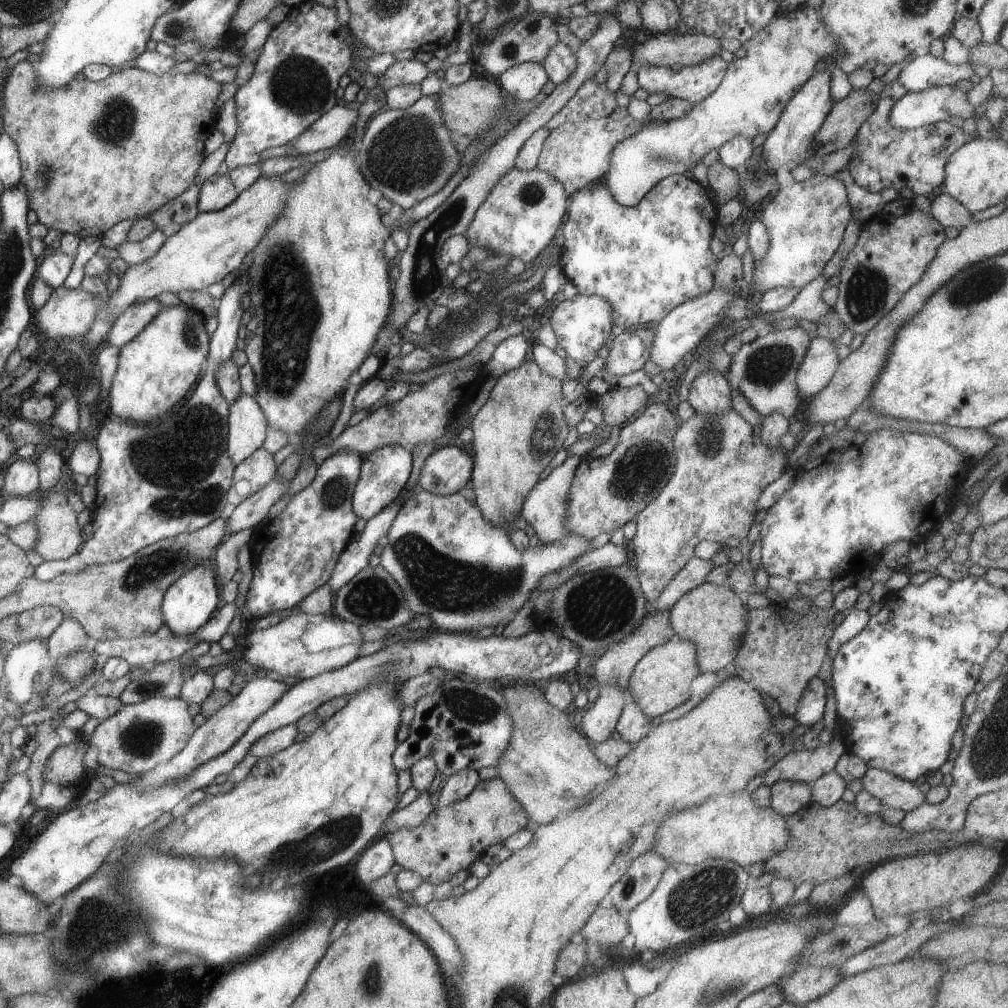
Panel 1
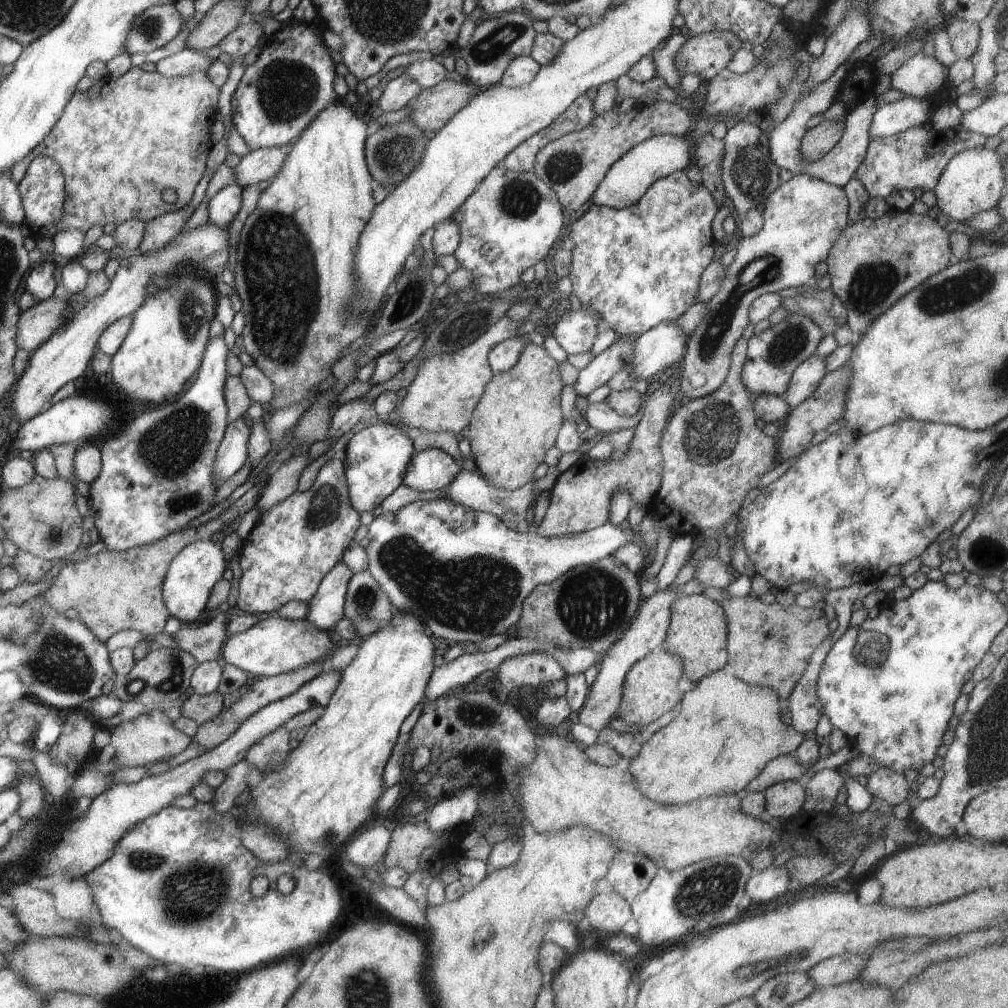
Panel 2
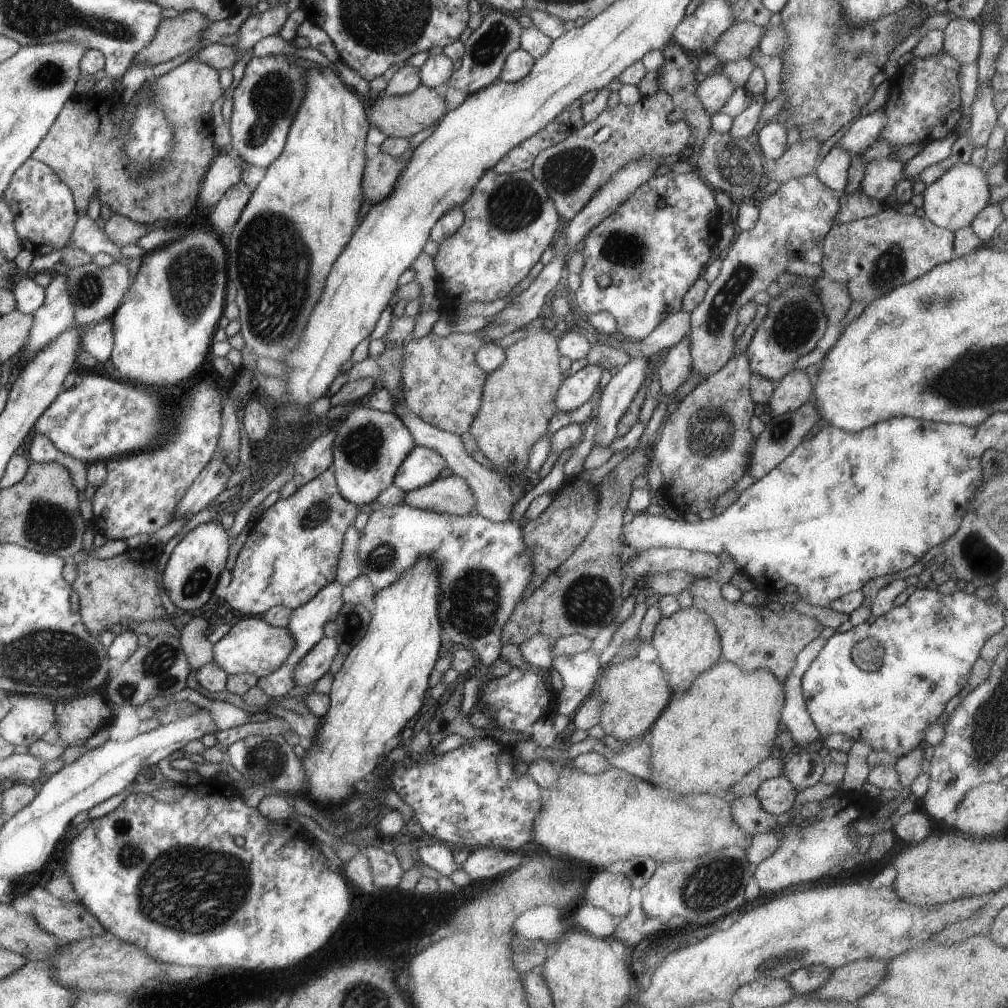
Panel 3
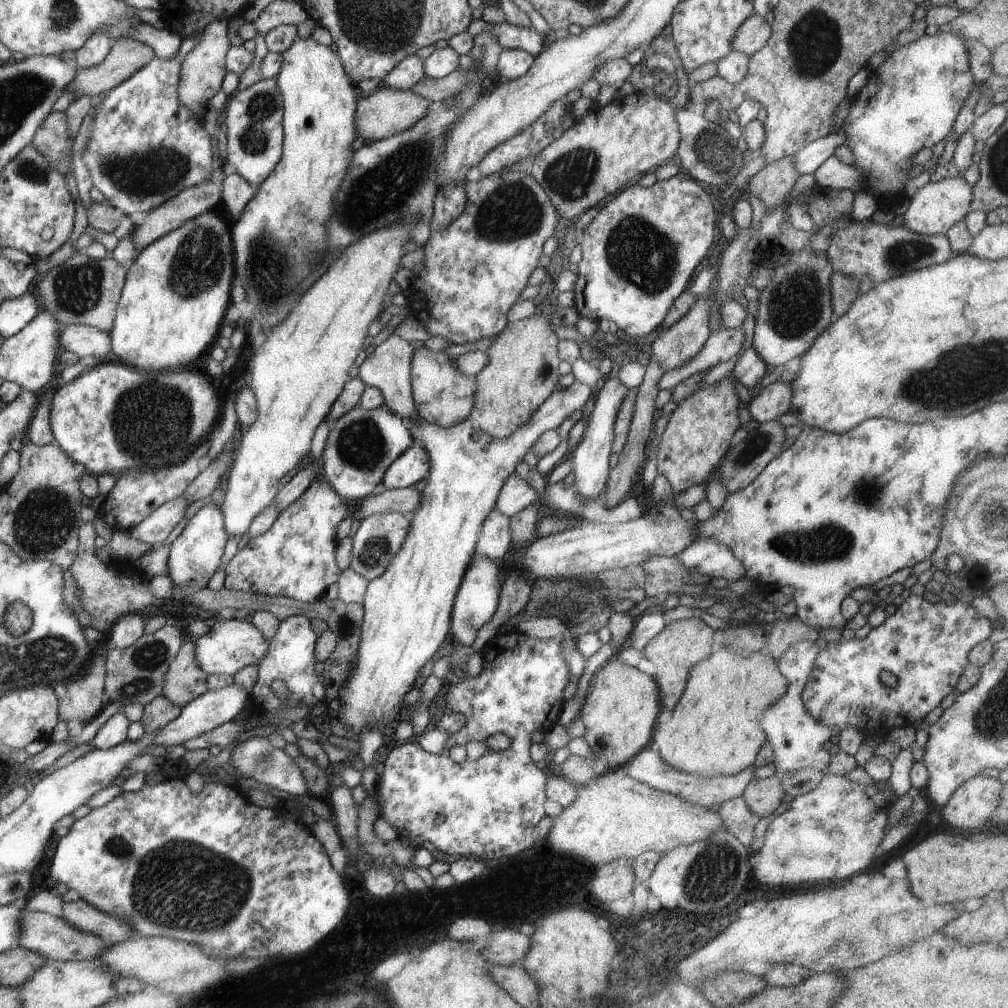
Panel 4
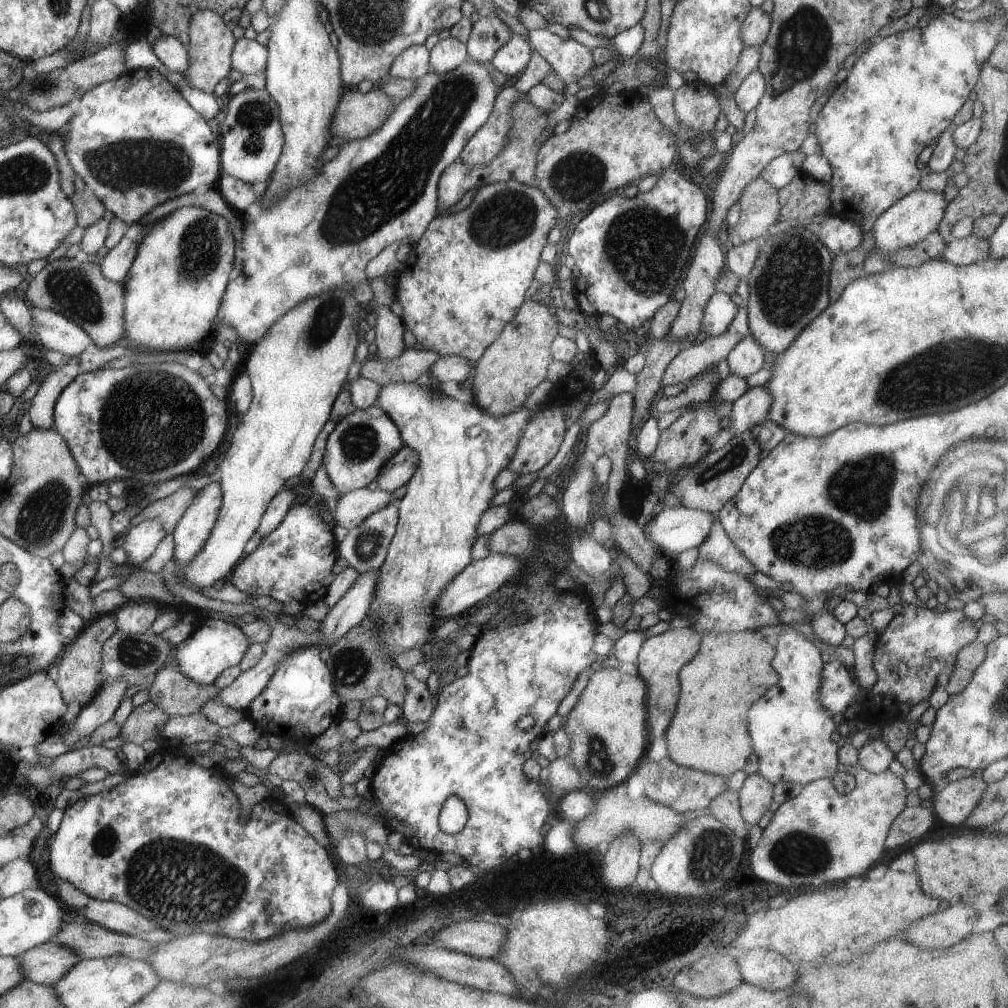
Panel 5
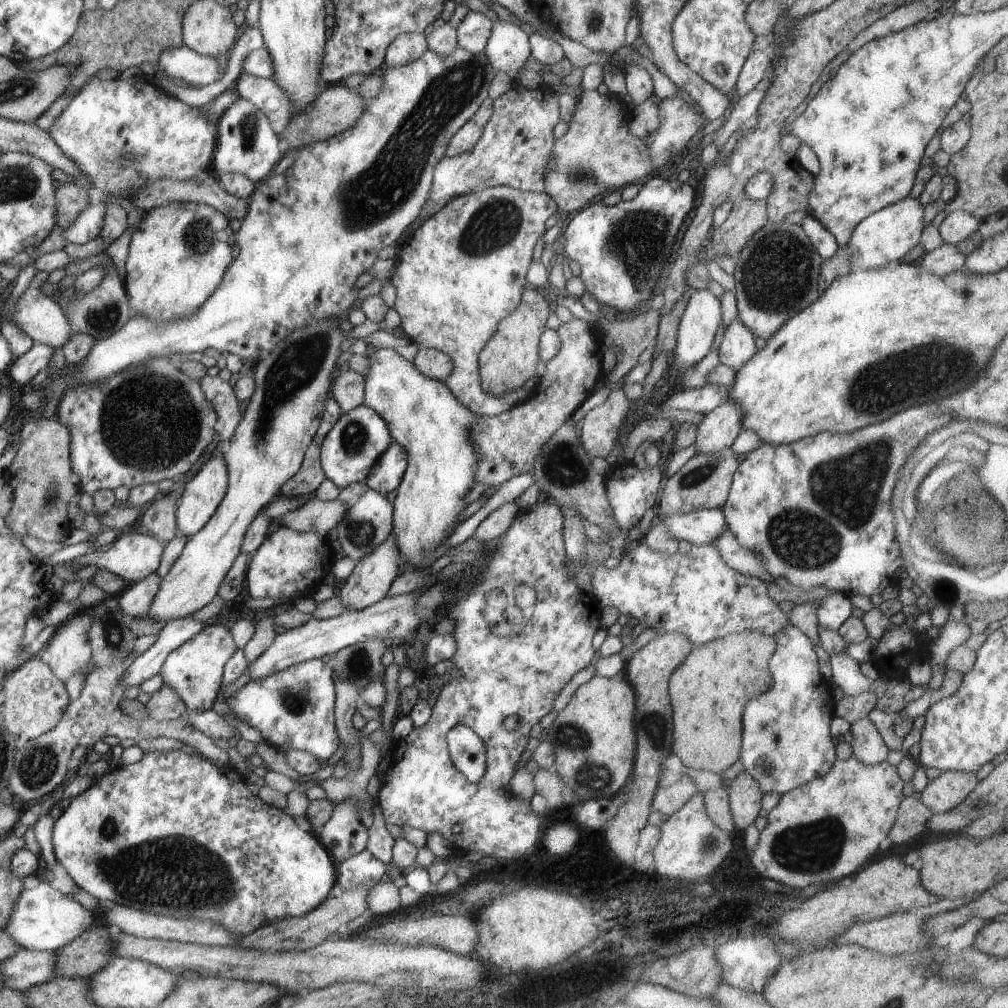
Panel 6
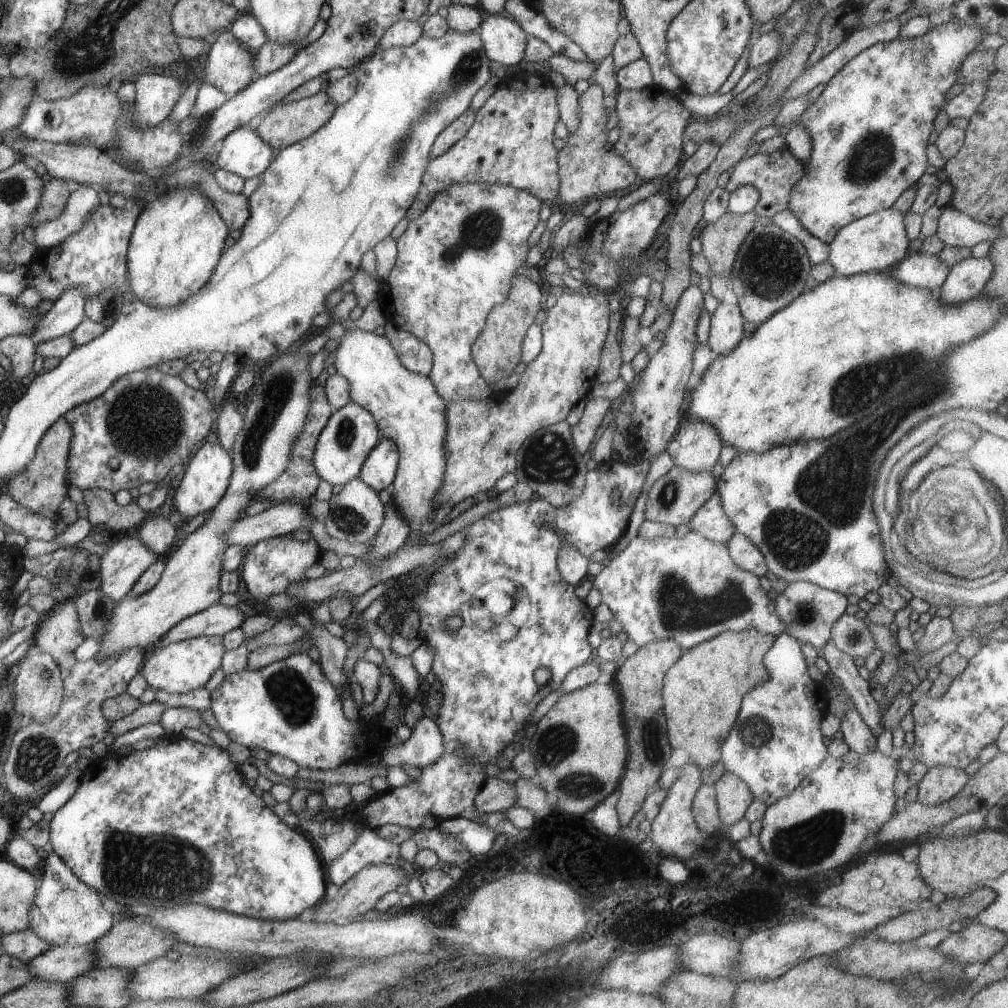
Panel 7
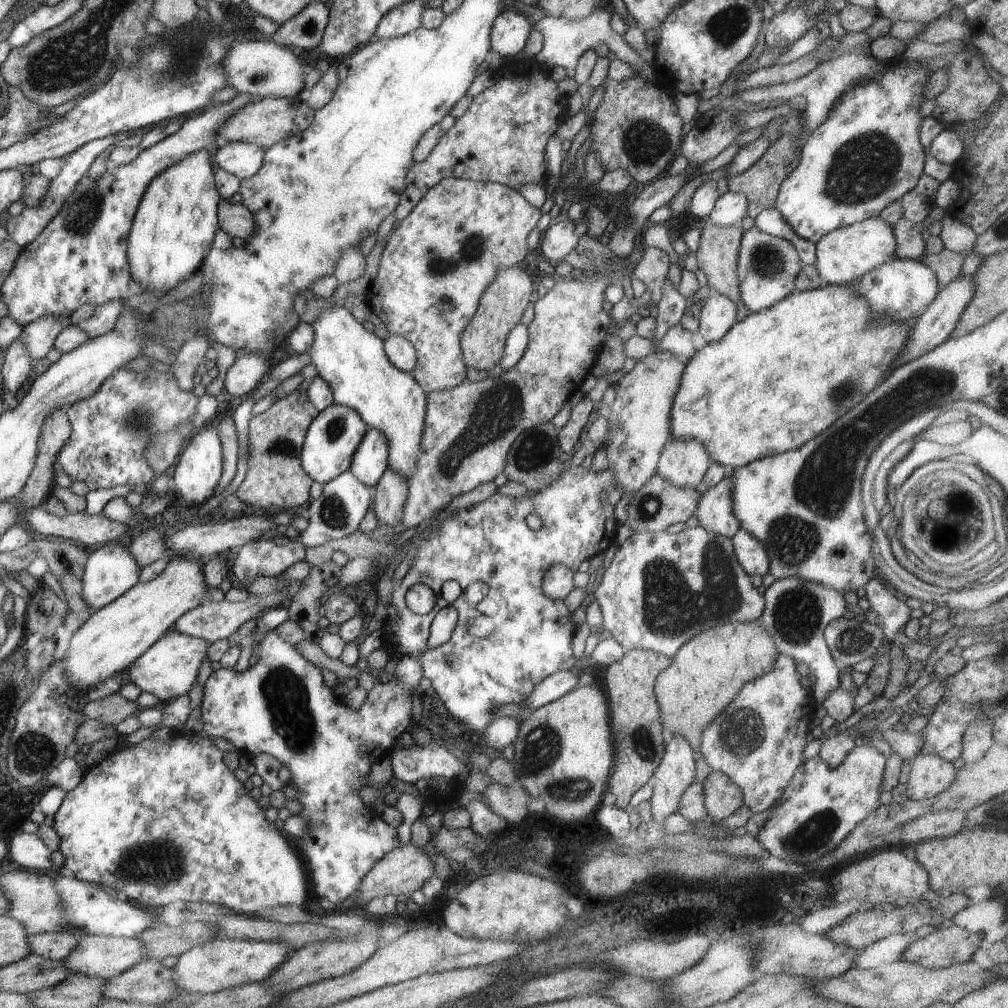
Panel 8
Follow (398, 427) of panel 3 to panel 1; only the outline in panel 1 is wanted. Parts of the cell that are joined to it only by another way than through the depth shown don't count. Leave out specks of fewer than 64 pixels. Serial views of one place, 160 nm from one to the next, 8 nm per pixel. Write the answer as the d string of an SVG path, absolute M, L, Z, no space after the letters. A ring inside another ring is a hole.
M398 445L374 449L363 456L361 473L351 500L352 510L367 522L382 512L403 490L412 472L412 453Z

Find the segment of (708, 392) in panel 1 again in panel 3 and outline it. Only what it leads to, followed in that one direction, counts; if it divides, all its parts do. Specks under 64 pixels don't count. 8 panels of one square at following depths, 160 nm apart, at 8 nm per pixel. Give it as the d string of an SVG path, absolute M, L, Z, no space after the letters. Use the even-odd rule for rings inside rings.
M802 175L785 183L782 183L776 192L772 193L772 195L767 196L765 198L760 199L760 205L757 206L759 208L759 217L756 221L756 224L749 231L742 231L738 234L738 238L736 238L735 242L729 247L729 251L726 254L726 258L722 261L722 268L720 270L717 278L709 284L708 290L705 292L704 300L692 311L691 313L691 331L689 332L690 346L691 346L691 357L692 357L692 366L691 366L691 376L702 376L702 378L708 378L712 376L715 372L718 372L722 367L725 367L734 354L734 345L737 341L737 336L735 335L735 328L739 325L737 320L737 312L743 307L747 302L752 301L754 296L758 294L758 292L762 292L762 290L767 290L767 288L778 280L778 277L787 273L788 264L794 262L795 259L803 259L805 254L814 247L821 246L827 232L830 232L830 229L836 224L835 218L838 214L840 208L840 197L841 193L837 193L835 190L828 188L818 177Z

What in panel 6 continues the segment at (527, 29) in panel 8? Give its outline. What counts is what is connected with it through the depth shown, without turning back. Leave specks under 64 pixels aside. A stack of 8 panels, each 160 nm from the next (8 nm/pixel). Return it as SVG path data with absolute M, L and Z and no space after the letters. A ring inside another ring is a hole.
M499 20L494 22L484 53L497 71L516 75L530 58L529 36L520 25Z

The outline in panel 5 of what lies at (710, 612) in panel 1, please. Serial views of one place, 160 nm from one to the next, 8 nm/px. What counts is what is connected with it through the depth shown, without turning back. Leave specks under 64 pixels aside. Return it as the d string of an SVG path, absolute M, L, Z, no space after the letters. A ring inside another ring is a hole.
M691 627L668 629L658 635L649 637L642 645L638 664L632 670L639 674L647 684L647 722L650 739L661 738L674 716L681 682L680 669L690 662L701 645L701 634Z

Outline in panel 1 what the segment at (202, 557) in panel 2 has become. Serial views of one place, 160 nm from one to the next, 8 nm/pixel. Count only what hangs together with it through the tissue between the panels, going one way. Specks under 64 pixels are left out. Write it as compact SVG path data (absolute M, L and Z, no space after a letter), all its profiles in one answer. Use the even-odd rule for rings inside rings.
M205 564L198 565L182 575L166 590L163 604L166 626L170 629L172 636L176 638L186 639L193 636L212 618L212 614L218 608L218 602L220 602L220 596L218 596L214 574L210 570L206 570Z

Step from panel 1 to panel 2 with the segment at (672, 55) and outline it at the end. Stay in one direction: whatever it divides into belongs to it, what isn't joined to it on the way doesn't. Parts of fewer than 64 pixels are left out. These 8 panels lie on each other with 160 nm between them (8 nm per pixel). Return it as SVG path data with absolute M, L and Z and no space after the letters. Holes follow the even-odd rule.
M728 31L691 34L675 56L676 70L682 74L698 75L704 83L727 68L740 50L741 40Z

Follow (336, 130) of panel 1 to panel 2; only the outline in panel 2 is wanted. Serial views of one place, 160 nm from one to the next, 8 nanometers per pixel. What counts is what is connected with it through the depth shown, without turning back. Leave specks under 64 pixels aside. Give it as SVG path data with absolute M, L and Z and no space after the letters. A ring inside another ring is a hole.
M294 141L282 146L256 149L241 157L241 162L234 168L237 173L236 184L244 188L249 184L276 178L293 144Z

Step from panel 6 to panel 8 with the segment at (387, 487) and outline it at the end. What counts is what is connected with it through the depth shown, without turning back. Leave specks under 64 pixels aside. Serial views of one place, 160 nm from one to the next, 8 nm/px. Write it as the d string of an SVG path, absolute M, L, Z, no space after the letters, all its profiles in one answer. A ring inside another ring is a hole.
M368 428L351 462L350 472L367 487L374 488L389 468L389 446L384 434Z

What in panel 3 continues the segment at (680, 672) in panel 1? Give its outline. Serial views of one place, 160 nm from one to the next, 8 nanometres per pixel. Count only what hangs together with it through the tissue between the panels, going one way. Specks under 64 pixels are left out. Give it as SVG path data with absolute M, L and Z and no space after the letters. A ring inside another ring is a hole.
M637 656L605 668L596 688L603 702L599 724L605 734L611 734L620 741L629 741L650 731L674 695L657 660L645 662Z

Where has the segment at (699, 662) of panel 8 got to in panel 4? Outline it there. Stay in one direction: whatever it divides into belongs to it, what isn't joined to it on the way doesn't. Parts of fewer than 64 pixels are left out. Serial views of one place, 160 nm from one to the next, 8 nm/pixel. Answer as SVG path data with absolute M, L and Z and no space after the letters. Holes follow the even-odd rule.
M723 647L712 653L710 660L695 664L693 668L692 678L688 680L686 690L676 708L674 710L662 708L659 712L650 746L658 751L666 764L699 777L732 776L754 766L758 751L767 741L767 734L760 728L763 712L782 698L788 688L788 681L779 671L777 662L770 655L761 652L741 657Z

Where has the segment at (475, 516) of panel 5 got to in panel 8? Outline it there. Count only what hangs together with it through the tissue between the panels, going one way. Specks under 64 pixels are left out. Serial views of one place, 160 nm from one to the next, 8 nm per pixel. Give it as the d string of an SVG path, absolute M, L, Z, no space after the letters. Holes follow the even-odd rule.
M338 304L334 308L326 310L311 325L316 333L314 344L308 350L312 358L311 363L316 366L319 376L332 387L335 402L339 405L352 407L369 428L379 430L384 434L389 446L389 468L408 480L415 470L415 463L419 455L419 445L421 444L427 411L427 393L422 390L422 387L410 373L396 368L390 362L383 340L375 333L364 329L362 322L349 310L346 310L344 305Z

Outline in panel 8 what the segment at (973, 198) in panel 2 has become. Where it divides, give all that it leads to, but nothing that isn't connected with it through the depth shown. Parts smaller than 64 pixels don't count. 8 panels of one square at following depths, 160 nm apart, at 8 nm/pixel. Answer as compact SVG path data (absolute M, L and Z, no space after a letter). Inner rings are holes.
M878 217L837 228L826 233L816 244L816 268L828 285L852 285L864 274L896 256L897 242L893 225Z

